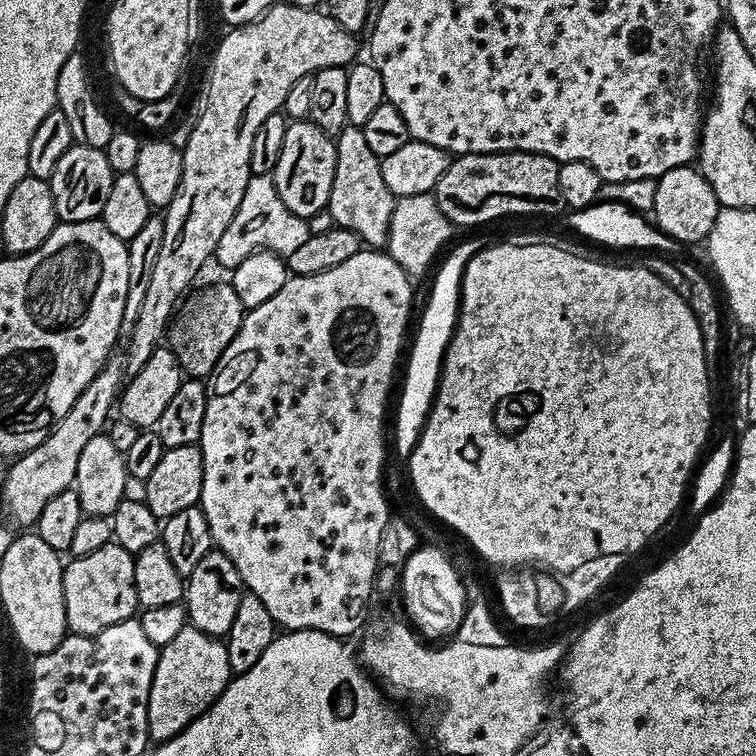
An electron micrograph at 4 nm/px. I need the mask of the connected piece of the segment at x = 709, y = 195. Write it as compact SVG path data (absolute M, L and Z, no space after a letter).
M685 166L674 170L666 170L666 174L658 177L651 215L656 216L656 220L654 219L655 227L659 228L665 236L670 236L673 241L679 243L681 240L684 244L696 244L699 240L700 243L707 241L710 230L714 226L714 218L718 218L721 207L720 200L714 194L710 182L706 182L704 175L695 167Z

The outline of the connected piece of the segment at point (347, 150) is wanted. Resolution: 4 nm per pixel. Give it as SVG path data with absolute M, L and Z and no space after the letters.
M346 126L336 141L336 165L334 166L334 186L330 186L330 198L327 211L332 216L333 225L337 228L354 230L358 234L361 245L372 250L380 250L388 243L391 215L397 197L386 187L380 169L381 157L370 150L366 143L363 127Z

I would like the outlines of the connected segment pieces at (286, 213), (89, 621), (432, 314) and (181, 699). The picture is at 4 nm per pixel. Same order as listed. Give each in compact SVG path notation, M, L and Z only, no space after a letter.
M253 176L246 186L246 194L242 194L242 202L234 218L230 218L230 226L226 226L222 239L218 241L215 263L220 263L225 270L237 268L254 250L275 252L277 256L288 257L297 246L302 246L310 235L308 221L305 217L294 214L278 198L275 183L268 176Z
M110 543L94 554L77 556L64 564L64 601L68 632L78 636L95 636L102 630L137 615L134 590L135 555L122 546Z
M464 240L444 261L436 272L436 281L432 284L432 293L428 296L428 305L424 308L424 317L420 320L420 329L416 332L416 341L412 344L412 357L408 360L408 373L404 376L404 393L398 397L398 404L404 407L404 416L395 413L394 428L404 428L412 436L412 428L423 428L428 418L428 410L436 395L440 369L444 363L444 351L452 341L460 311L460 281L464 279L464 265L471 256L475 256L482 247L481 241Z
M186 626L174 642L160 649L158 666L154 670L154 682L150 686L148 707L148 734L159 742L174 738L194 718L198 718L226 690L234 673L226 658L223 639L206 634L202 630Z

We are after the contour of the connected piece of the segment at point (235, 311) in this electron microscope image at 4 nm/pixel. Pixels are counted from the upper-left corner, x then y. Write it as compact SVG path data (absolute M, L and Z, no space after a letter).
M216 282L183 305L169 323L166 344L179 359L181 369L192 378L206 378L216 368L218 358L237 336L246 311L230 282Z

